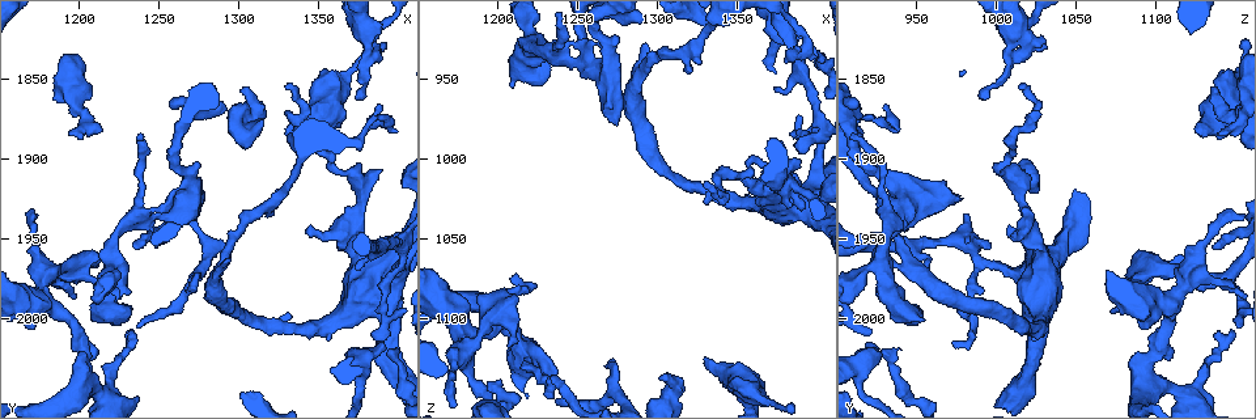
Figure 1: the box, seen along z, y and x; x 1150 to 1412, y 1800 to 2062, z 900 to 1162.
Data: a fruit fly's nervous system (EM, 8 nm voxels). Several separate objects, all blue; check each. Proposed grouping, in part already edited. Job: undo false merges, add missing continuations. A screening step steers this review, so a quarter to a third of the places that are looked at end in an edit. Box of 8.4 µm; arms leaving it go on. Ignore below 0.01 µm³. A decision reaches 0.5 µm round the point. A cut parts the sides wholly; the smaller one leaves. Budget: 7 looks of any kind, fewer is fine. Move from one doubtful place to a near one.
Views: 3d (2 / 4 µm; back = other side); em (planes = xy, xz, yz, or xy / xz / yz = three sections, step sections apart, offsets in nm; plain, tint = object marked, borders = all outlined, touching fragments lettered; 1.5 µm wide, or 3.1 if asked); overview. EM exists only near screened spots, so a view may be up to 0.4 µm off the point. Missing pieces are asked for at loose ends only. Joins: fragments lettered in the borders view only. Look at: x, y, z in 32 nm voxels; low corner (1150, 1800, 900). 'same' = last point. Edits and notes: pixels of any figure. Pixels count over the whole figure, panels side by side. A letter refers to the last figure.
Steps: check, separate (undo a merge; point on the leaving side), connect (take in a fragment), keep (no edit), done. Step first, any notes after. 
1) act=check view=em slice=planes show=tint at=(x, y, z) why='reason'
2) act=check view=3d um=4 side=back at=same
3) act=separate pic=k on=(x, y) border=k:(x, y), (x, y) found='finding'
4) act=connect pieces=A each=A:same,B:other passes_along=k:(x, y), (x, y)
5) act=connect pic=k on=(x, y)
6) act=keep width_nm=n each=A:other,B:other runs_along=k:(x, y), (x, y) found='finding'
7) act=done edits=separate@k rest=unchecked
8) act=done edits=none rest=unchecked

act=check view=3d um=4 at=(1200, 1888, 1140) why='free end'

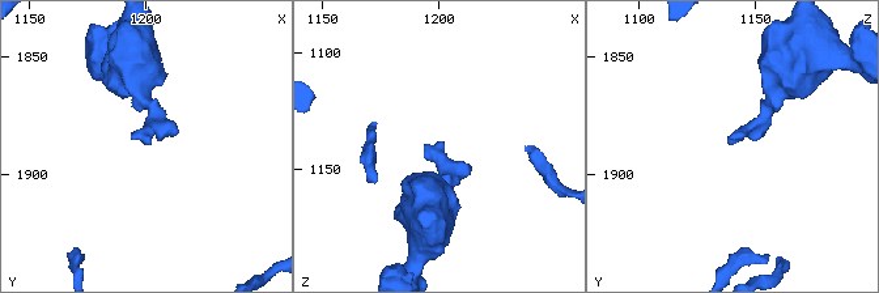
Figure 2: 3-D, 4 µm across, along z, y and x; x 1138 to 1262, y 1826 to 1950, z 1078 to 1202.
act=check view=em slice=planes show=borders at=(1199, 1886, 1139)

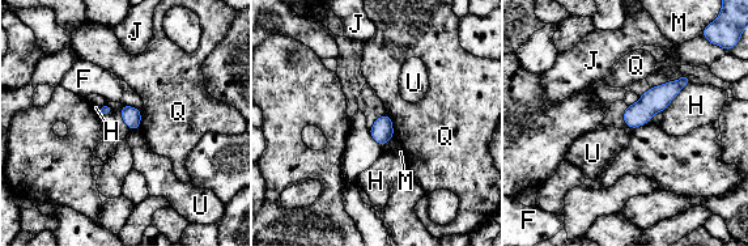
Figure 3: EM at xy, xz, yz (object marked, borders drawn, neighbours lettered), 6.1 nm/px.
act=keep longest_contact=H:240nm each=F:other,H:other,J:other,M:other,Q:other,U:other found='no lettered fragment goes on from it'

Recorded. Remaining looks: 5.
act=check view=3d um=2 side=back at=(1330, 1882, 1124) why='branch stops here'

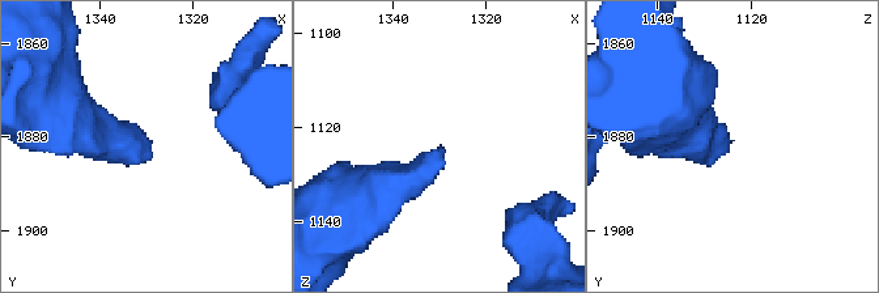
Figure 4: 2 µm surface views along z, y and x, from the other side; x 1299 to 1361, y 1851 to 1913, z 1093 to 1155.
act=check view=em slice=yz step=8 show=borders at=(1330, 1881, 1124) why='now the EM'

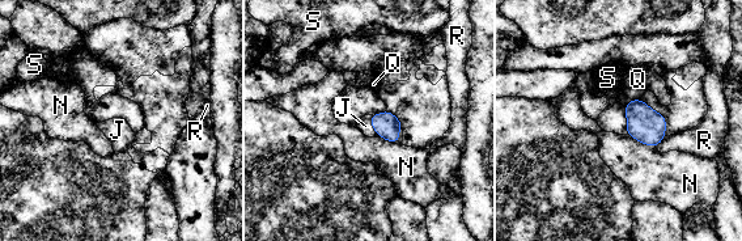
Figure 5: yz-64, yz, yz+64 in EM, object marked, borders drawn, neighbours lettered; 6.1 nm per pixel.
act=check view=em slice=xy step=4 show=borders at=same

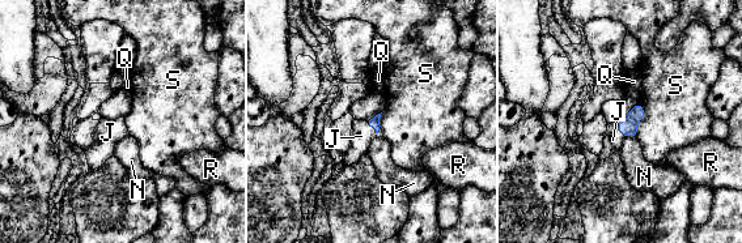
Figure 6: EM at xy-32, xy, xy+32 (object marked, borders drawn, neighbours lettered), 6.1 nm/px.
act=connect pieces=J each=J:same,N:other,Q:other,R:other,S:other found='the cell continues'

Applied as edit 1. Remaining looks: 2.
act=check view=em slice=planes show=tint at=(1330, 1858, 1014) why='end of a long branch'

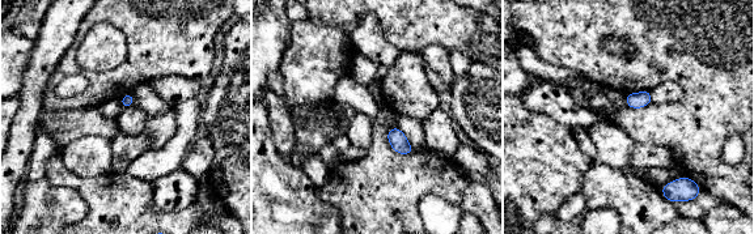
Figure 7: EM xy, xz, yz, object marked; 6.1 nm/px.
act=check view=em slice=planes show=borders at=same

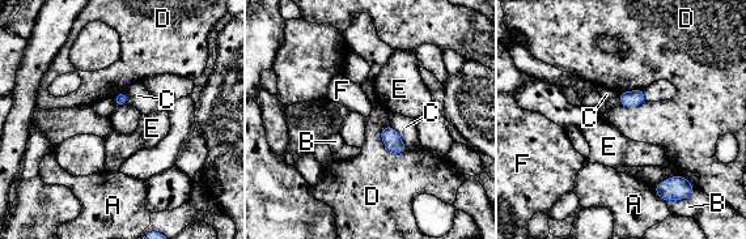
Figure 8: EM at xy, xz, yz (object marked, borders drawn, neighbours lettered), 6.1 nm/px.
act=keep each=A:other,B:other,C:other,D:other,E:other,F:other border=8:(380, 129), (388, 149), (407, 152) found='no lettered fragment goes on from it'

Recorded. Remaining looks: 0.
act=done edits=connect@6 rest=unchecked

